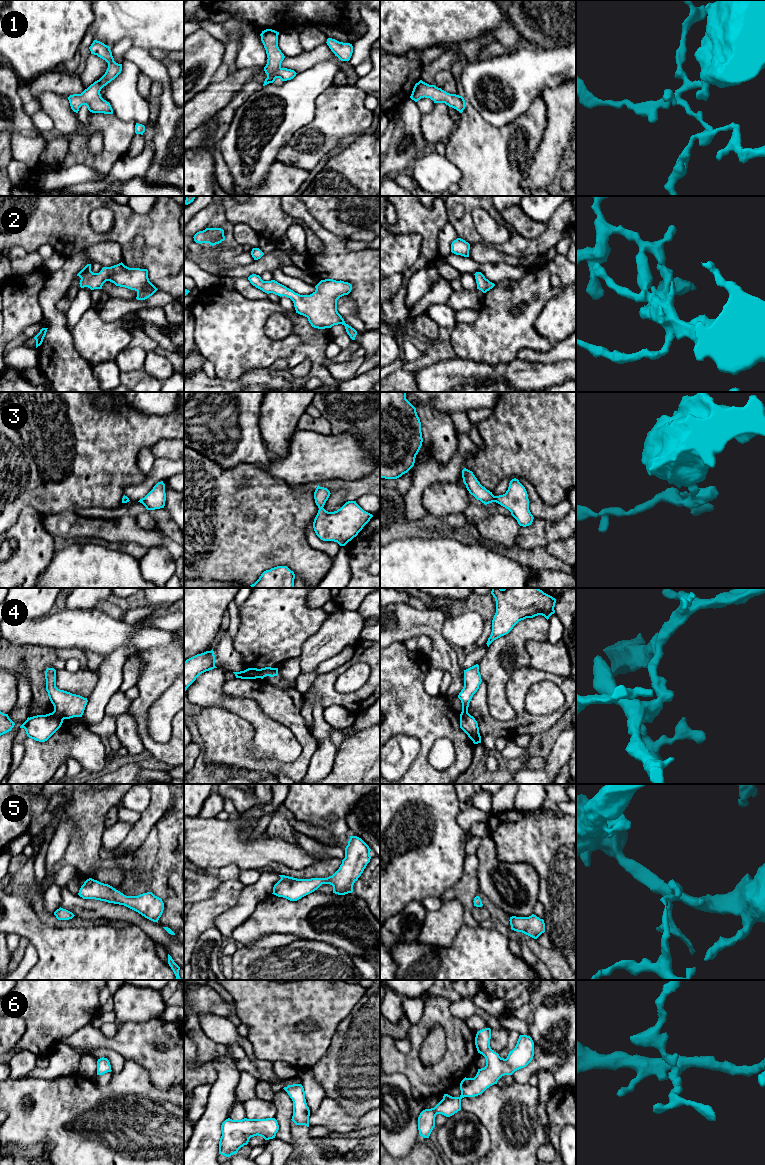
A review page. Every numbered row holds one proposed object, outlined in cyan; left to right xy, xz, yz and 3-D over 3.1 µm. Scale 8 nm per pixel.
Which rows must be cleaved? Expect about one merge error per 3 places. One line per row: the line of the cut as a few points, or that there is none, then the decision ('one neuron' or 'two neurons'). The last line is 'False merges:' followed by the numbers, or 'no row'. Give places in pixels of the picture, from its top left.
1: cut none; one neuron
2: cut none; one neuron
3: cut none; one neuron
4: cut xy (52, 712), (64, 718); two neurons
5: cut none; one neuron
6: cut none; one neuron
False merges: 4

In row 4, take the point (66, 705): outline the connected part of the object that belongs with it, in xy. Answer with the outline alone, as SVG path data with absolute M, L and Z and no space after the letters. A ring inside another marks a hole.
M48 668L45 671L46 691L54 706L53 713L64 719L82 717L87 705L87 698L70 692L60 690L56 687L56 670Z

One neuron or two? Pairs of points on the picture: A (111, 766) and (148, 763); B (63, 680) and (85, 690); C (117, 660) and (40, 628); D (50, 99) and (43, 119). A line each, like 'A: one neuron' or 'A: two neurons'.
A: one neuron
B: one neuron
C: two neurons
D: two neurons

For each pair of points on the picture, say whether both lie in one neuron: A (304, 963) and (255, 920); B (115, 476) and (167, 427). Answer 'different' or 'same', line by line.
A: different
B: same

